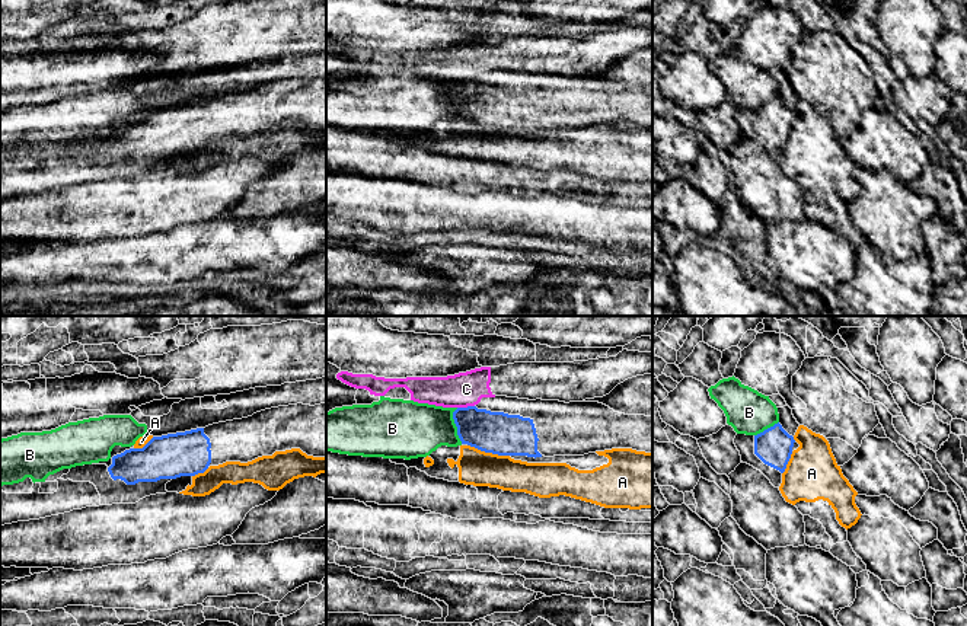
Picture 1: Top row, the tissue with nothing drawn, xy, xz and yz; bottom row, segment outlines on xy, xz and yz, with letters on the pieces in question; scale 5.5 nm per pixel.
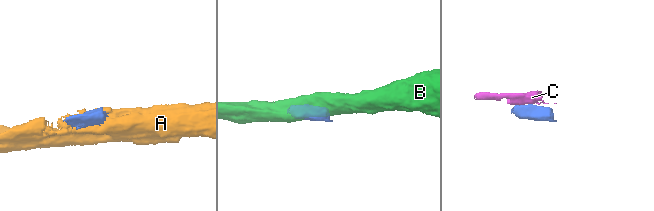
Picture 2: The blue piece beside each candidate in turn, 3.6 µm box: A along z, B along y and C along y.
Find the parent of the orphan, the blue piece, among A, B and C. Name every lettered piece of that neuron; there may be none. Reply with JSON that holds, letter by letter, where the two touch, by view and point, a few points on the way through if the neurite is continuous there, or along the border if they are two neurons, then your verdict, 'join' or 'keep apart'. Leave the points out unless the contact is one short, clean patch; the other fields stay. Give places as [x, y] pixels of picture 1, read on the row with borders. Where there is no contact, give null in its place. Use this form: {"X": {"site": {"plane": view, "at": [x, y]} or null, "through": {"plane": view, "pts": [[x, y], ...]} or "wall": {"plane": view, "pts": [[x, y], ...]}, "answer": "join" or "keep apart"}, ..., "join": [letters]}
{"A": {"site": {"plane": "xz", "at": [488, 452]}, "wall": {"plane": "xz", "pts": [[468, 444], [485, 452], [508, 456]]}, "answer": "keep apart"}, "B": {"site": {"plane": "xz", "at": [456, 425]}, "answer": "keep apart"}, "C": {"site": {"plane": "xz", "at": [465, 408]}, "wall": {"plane": "xz", "pts": [[474, 405], [458, 408]]}, "answer": "keep apart"}, "join": []}

